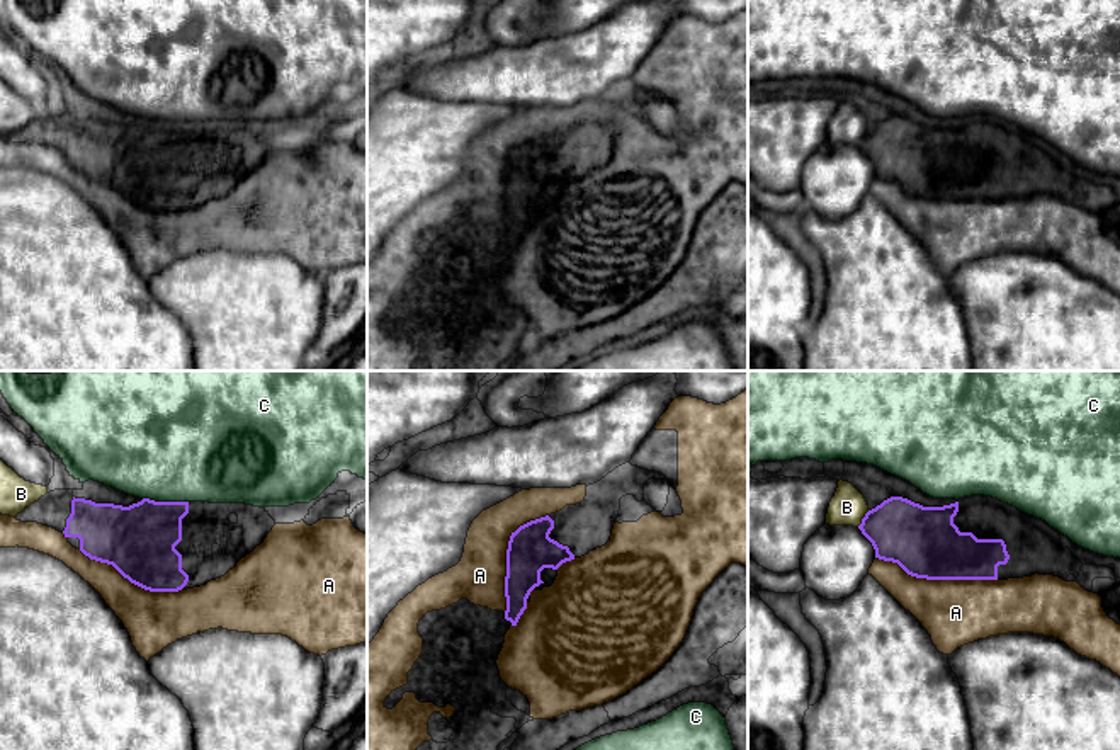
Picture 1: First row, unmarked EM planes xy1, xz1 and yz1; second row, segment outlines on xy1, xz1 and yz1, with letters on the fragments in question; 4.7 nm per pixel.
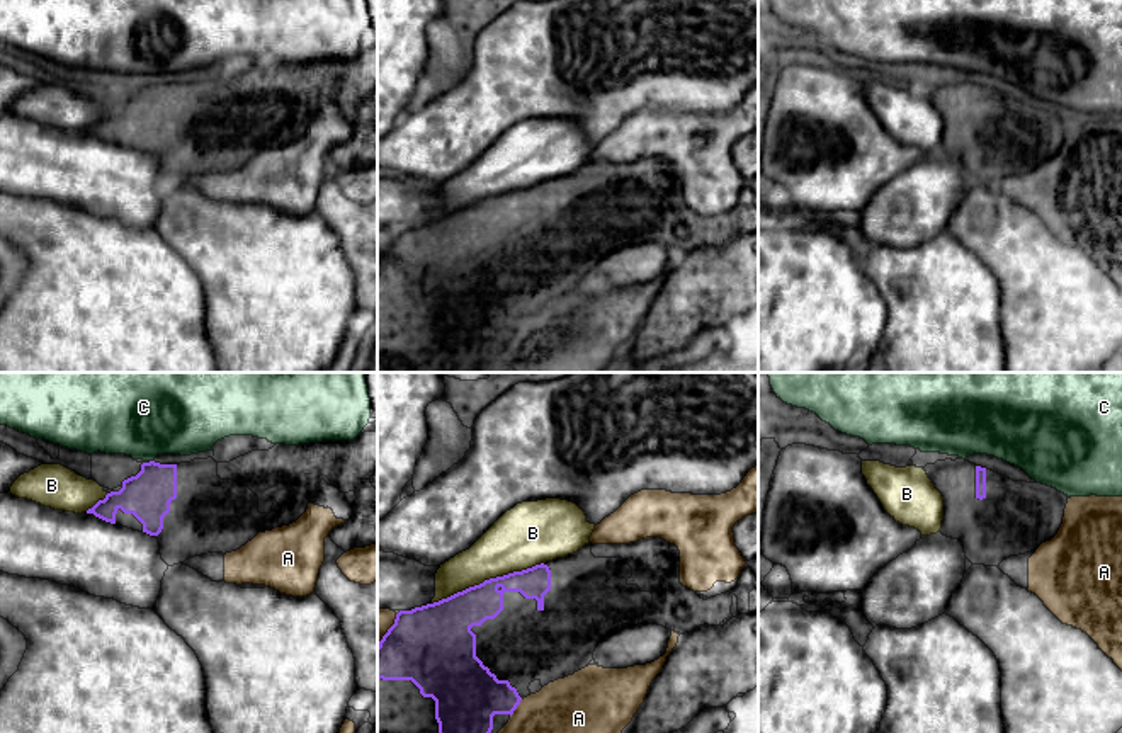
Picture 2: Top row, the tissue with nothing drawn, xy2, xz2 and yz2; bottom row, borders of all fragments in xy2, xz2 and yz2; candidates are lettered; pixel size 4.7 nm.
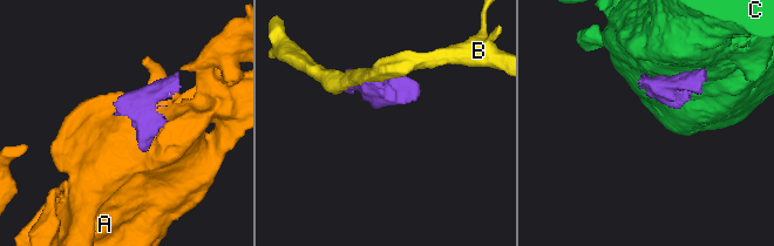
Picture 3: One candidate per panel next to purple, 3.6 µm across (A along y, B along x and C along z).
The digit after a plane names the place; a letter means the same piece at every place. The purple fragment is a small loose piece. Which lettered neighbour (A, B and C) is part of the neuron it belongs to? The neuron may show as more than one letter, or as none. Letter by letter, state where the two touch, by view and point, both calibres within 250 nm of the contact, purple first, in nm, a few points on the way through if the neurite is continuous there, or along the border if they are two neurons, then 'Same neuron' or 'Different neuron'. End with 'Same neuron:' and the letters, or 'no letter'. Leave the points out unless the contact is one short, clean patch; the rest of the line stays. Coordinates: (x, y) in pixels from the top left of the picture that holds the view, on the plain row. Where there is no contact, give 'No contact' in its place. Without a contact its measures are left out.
A: Touches purple at yz1 (937, 198). Thickness 320 nm (purple) against 320 nm. Different neuron
B: Touches purple at xz2 (487, 199). Thickness 200 nm (purple) against 280 nm. Different neuron
C: Touches purple at xy1 (165, 121). Thickness 340 nm (purple) against 500 nm. Different neuron
Same neuron: no letter

